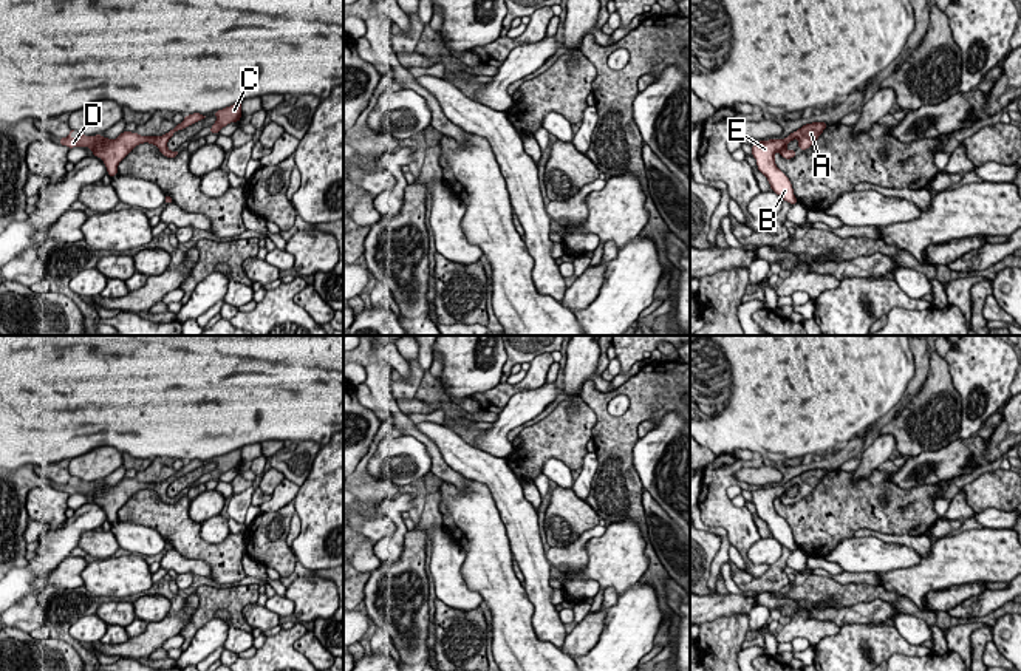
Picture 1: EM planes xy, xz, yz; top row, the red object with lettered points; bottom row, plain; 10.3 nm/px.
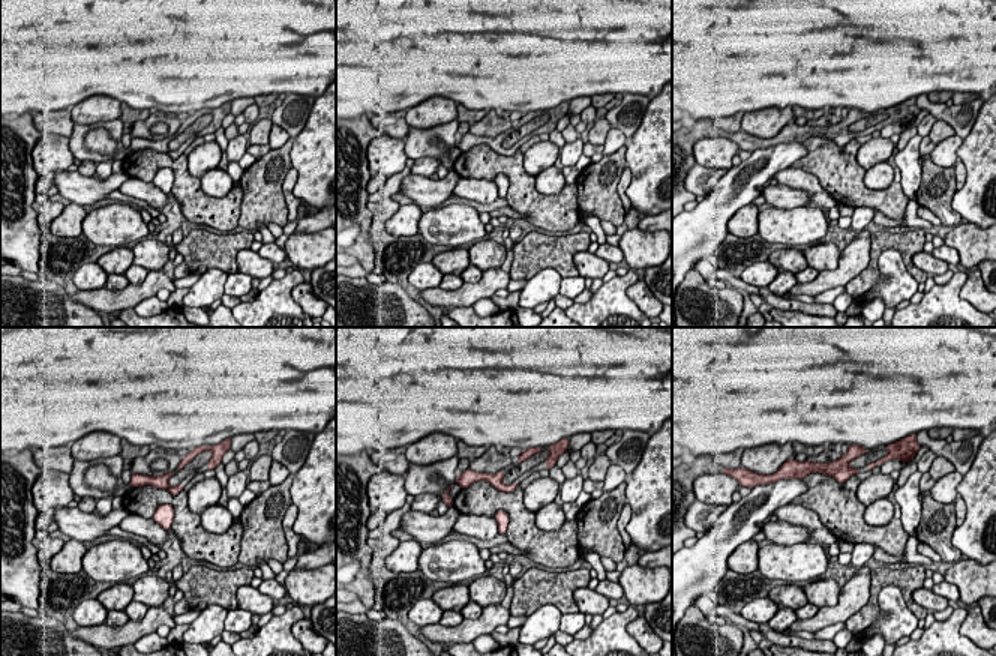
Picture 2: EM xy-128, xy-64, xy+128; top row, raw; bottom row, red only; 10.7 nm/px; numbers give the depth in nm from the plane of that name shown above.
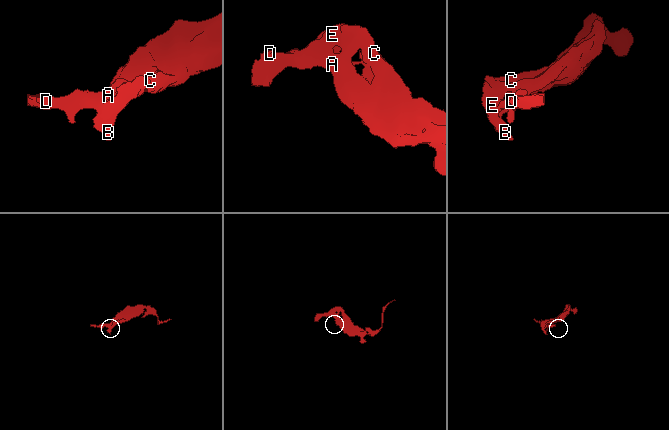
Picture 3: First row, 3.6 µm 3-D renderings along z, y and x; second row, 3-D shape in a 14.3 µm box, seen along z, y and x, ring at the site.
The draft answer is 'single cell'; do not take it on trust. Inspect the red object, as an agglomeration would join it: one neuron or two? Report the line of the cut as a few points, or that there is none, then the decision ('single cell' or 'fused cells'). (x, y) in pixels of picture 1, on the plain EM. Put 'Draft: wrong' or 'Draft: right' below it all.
cut none; single cell
Draft: right

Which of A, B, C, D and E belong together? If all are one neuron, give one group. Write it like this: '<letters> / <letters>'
A B C D E

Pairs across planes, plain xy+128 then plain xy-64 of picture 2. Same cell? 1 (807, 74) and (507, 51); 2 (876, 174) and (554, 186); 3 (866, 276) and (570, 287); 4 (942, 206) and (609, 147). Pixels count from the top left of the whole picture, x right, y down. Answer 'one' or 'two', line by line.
1: one
2: one
3: two
4: two

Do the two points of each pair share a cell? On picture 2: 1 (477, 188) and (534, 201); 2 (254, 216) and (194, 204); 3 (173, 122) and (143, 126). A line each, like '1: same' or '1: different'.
1: different
2: different
3: same

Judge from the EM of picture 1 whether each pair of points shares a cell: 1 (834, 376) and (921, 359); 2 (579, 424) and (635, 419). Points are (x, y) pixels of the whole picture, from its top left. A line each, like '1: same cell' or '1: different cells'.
1: different cells
2: different cells

